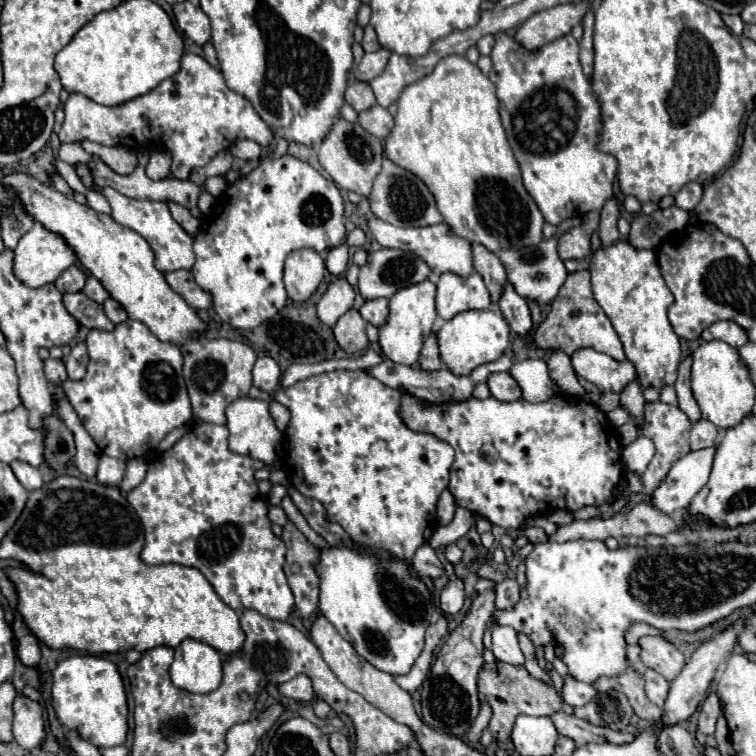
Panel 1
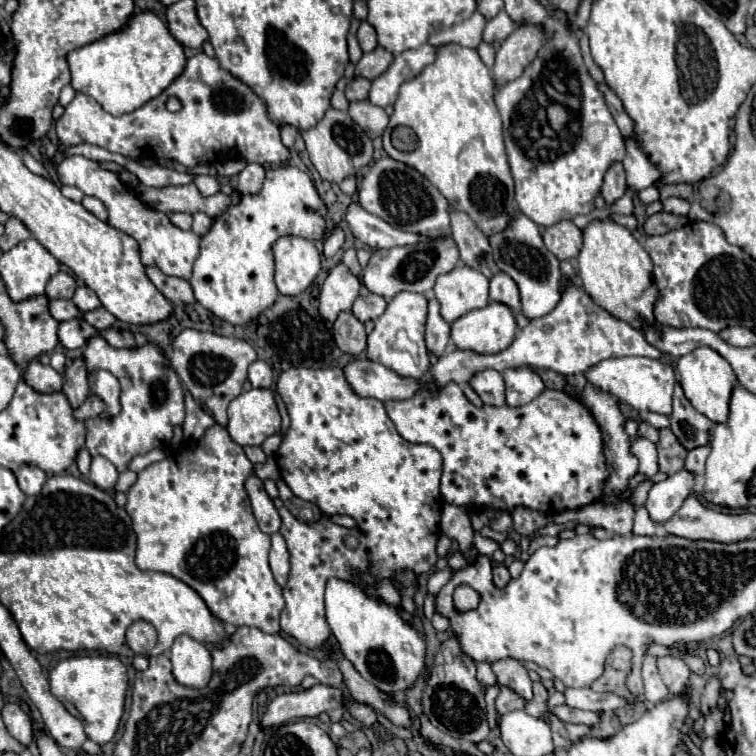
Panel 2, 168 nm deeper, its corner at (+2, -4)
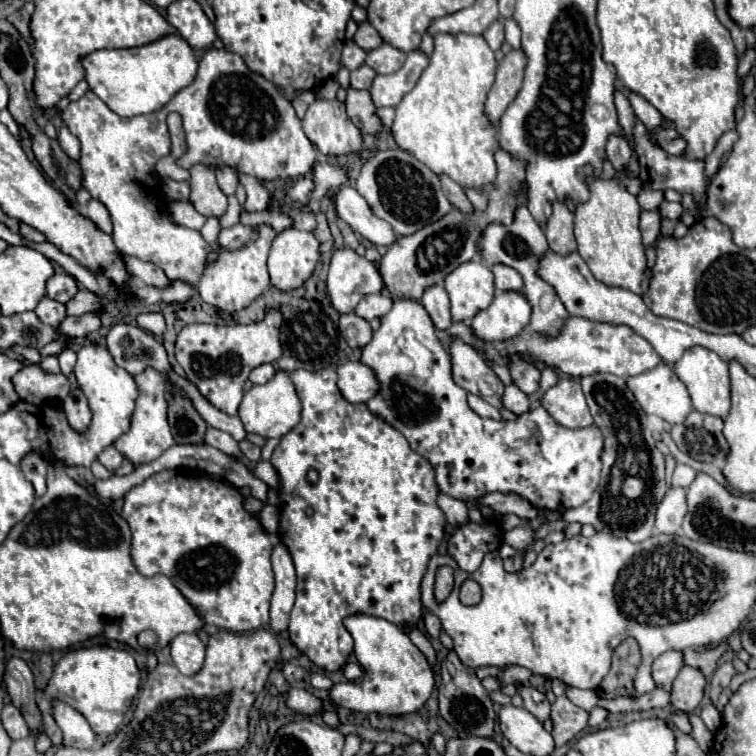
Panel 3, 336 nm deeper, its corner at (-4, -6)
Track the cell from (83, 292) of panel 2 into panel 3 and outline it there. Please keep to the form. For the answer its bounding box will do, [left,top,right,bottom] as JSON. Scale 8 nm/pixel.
[66,290,92,316]

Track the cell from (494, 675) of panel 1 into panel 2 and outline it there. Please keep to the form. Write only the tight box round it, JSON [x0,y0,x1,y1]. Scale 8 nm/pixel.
[496,684,526,716]

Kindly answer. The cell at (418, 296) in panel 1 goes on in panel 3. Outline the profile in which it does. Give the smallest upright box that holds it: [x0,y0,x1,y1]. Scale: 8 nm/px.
[362,300,602,510]

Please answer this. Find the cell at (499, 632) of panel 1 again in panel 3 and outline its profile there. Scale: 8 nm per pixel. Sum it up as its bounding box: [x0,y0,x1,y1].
[518,686,550,722]

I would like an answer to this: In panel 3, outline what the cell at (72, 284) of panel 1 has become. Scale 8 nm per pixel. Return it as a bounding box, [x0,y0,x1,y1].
[46,272,78,302]

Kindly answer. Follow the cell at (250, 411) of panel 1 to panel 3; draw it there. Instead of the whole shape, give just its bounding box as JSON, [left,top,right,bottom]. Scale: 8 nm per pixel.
[238,370,302,438]

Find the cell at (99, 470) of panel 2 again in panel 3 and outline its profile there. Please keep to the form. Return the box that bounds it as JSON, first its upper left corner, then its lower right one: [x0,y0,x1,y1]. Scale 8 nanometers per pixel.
[98,446,124,472]

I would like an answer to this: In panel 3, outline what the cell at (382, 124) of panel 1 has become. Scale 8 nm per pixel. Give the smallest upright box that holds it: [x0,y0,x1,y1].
[344,86,382,134]

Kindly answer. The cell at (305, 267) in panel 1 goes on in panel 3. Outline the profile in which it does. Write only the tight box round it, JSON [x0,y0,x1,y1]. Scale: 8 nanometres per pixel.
[268,228,320,290]

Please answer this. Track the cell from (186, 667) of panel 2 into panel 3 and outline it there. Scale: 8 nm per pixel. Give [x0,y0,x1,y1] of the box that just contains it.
[170,634,206,676]

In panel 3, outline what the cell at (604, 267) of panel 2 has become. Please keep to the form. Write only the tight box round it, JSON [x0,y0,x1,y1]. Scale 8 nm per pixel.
[574,166,652,294]

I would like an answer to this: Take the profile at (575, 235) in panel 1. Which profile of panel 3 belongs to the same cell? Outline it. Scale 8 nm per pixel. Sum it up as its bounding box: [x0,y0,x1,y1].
[546,202,576,254]

